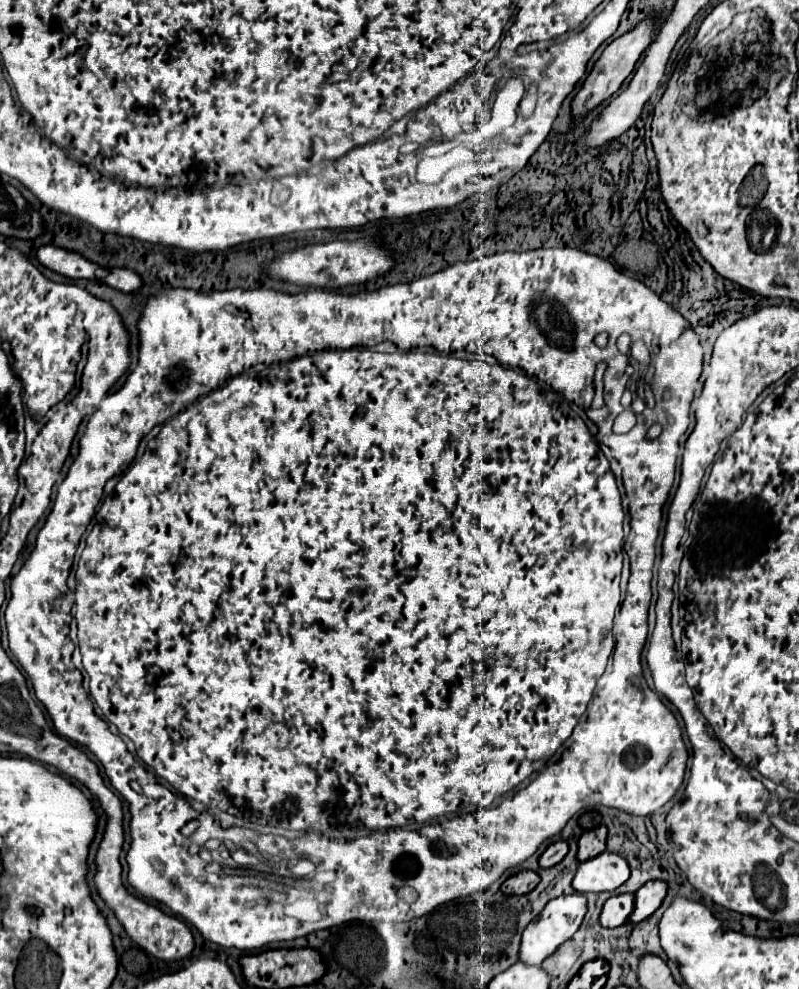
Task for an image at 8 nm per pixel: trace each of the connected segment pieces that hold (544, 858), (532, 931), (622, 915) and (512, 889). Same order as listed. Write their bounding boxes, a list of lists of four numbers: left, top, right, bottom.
[[539,841,569,867],[519,893,587,965],[599,893,633,927],[501,871,539,895]]

